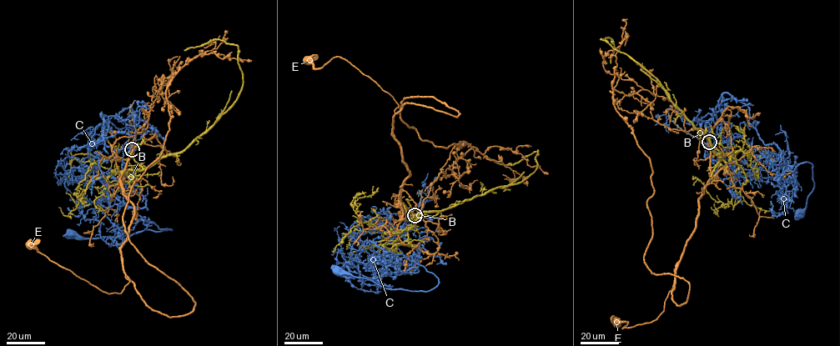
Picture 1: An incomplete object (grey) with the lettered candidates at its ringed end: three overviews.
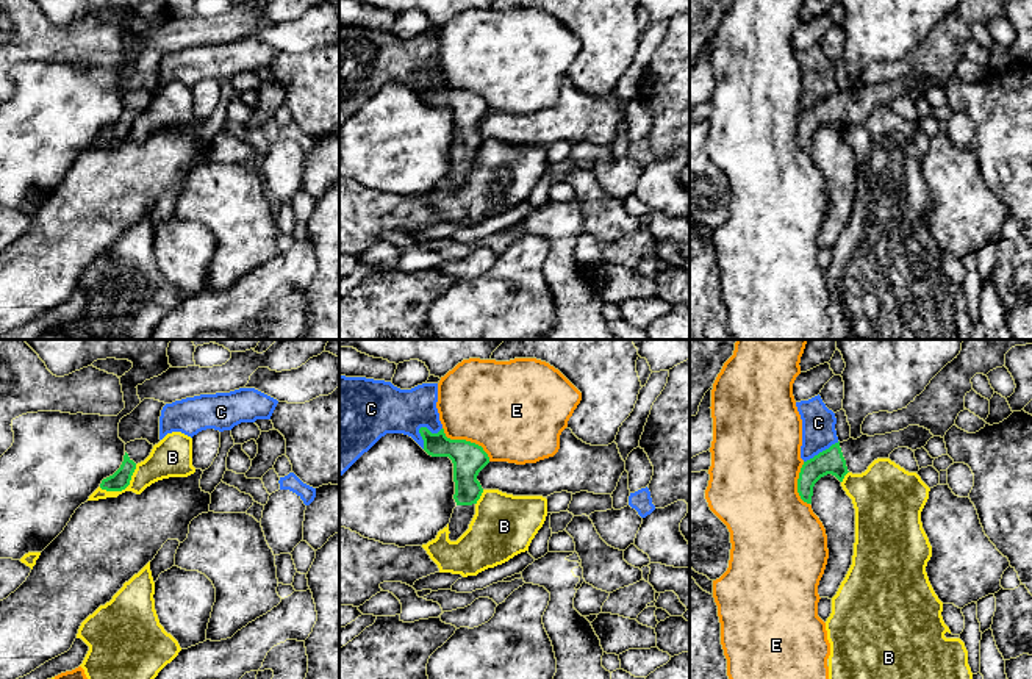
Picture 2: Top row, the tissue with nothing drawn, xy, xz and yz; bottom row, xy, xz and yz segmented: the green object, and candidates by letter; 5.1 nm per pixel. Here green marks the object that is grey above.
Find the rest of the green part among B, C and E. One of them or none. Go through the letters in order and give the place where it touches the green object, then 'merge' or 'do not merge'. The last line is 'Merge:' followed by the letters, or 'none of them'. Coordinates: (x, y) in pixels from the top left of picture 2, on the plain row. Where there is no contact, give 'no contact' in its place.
B: contact xy (122, 138); do not merge
C: contact xz (421, 77); do not merge
E: contact xz (465, 89); do not merge
Merge: none of them

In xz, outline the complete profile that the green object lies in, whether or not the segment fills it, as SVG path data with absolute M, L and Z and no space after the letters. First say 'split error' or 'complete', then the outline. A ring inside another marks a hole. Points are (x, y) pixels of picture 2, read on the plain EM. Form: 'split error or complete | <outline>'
split error | M421 77L419 83L428 105L449 106L453 113L453 149L457 156L449 172L449 189L457 191L469 178L475 164L475 153L483 142L477 125L489 113L489 106L475 92L447 88L444 78L432 83L427 77Z

